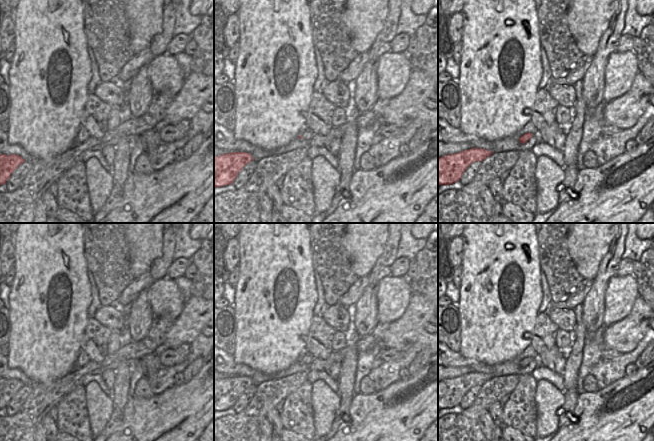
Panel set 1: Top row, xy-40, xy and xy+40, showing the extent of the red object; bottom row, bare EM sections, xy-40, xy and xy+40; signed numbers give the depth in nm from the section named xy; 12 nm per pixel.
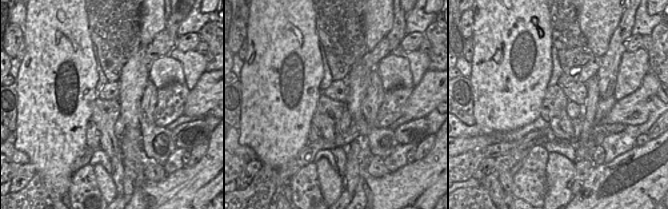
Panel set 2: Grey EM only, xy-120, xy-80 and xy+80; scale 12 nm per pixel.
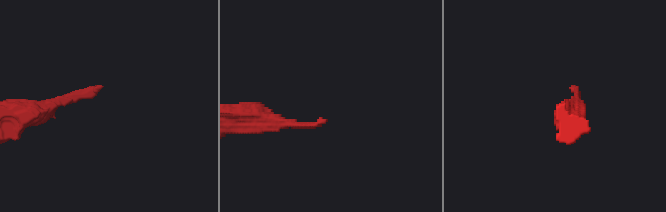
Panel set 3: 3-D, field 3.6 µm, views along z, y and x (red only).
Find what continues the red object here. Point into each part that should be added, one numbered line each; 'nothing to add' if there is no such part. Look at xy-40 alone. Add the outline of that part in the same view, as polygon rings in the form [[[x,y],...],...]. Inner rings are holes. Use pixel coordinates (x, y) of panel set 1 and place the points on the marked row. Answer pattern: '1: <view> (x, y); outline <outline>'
nothing to add

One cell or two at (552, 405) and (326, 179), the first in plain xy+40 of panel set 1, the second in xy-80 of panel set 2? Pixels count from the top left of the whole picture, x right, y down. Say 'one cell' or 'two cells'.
one cell

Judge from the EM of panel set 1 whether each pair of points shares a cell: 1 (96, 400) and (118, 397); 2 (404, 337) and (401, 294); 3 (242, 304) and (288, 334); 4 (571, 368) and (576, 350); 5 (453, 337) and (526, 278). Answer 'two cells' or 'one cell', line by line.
1: two cells
2: two cells
3: one cell
4: one cell
5: two cells

